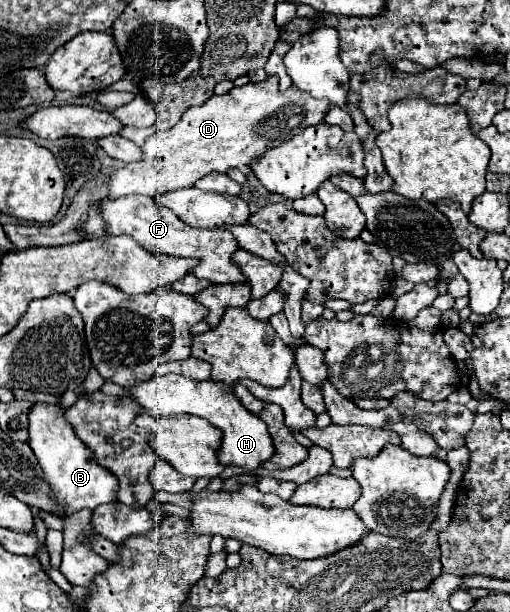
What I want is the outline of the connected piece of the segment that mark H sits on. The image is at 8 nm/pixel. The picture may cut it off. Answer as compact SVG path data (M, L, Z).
M154 375L152 379L142 381L138 383L138 387L130 387L128 391L156 419L162 415L190 413L218 427L222 431L222 445L216 457L224 467L240 467L244 469L244 475L256 477L256 469L260 469L274 455L274 445L268 435L266 423L246 411L234 397L234 393L226 391L226 387L222 387L220 383L196 381L184 375Z

